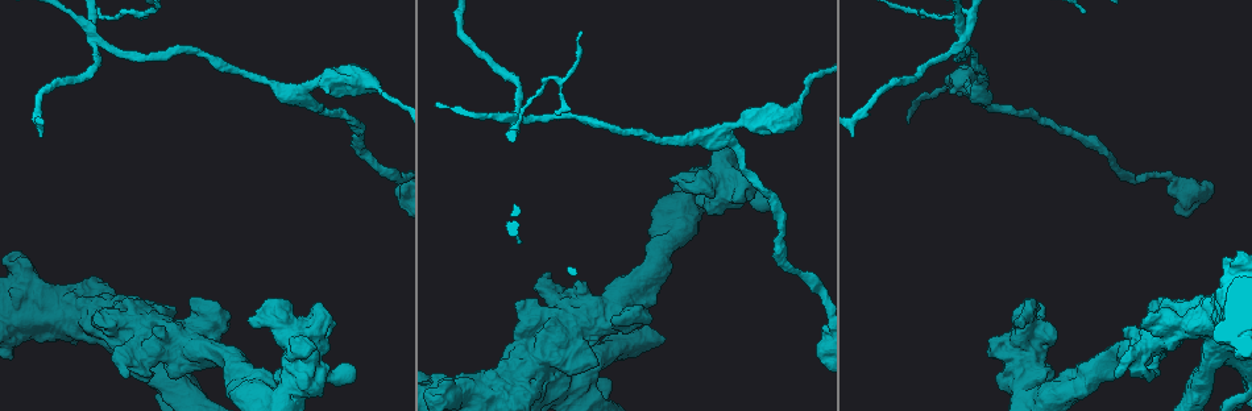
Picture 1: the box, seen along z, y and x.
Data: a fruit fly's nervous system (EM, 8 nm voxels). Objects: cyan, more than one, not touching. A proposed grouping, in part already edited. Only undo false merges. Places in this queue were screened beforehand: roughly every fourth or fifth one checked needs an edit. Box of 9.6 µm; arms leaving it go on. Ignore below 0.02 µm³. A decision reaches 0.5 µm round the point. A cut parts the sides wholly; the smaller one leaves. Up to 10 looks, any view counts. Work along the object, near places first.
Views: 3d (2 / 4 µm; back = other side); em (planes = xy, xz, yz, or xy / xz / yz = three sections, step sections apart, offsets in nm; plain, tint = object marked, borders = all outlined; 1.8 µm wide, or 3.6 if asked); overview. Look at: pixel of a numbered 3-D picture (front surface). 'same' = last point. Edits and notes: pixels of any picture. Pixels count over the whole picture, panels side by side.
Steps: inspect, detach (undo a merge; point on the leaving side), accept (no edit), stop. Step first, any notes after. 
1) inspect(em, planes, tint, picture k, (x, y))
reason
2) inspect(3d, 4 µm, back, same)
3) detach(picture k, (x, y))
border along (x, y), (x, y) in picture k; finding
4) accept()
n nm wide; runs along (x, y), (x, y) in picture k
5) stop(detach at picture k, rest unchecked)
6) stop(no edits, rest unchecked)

inspect(em, planes, tint, picture 1, (725, 135))
sudden change in width

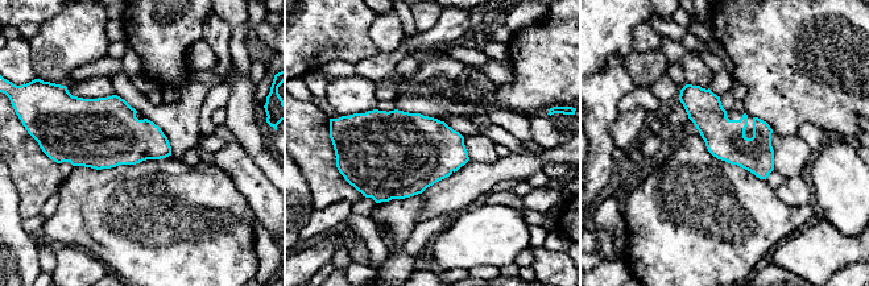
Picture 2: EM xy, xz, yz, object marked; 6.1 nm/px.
accept()
all the same cell

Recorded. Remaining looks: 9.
inspect(3d, 2 µm, picture 1, (959, 45))
four arms meet

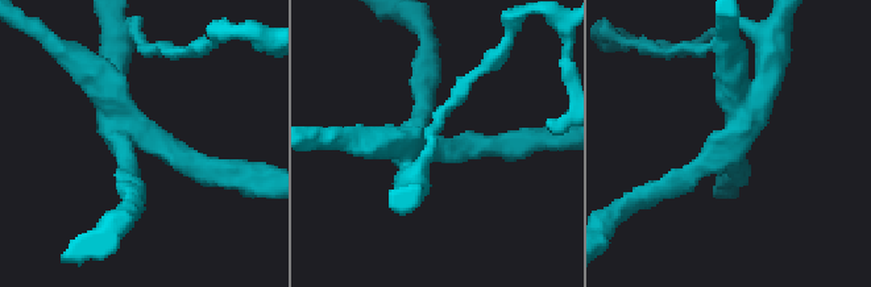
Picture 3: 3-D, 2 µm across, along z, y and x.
inspect(em, planes, tint, picture 3, (738, 138))
shape alone is not enough

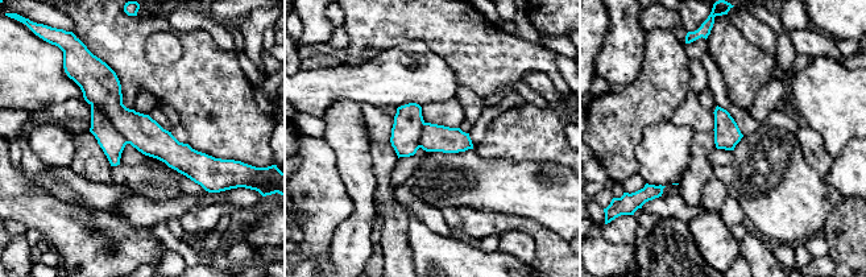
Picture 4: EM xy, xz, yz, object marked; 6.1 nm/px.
accept()
160 nm wide; runs along (82, 82), (129, 127), (211, 165) in picture 4; continuous, no second cell

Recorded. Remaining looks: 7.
inspect(3d, 4 µm, picture 1, (294, 382))
sharp bend

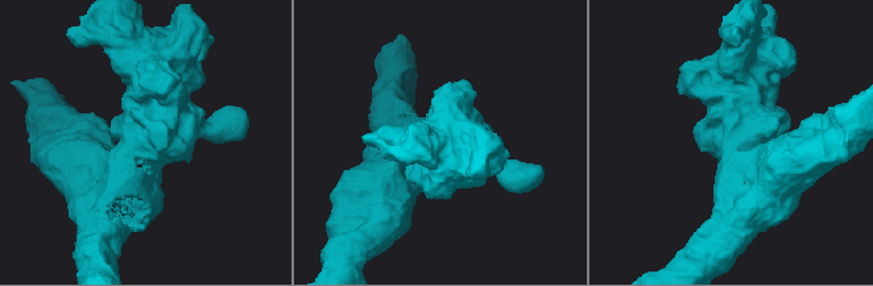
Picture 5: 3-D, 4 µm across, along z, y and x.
inspect(em, 3.6 µm, planes, borders, picture 5, (741, 137))

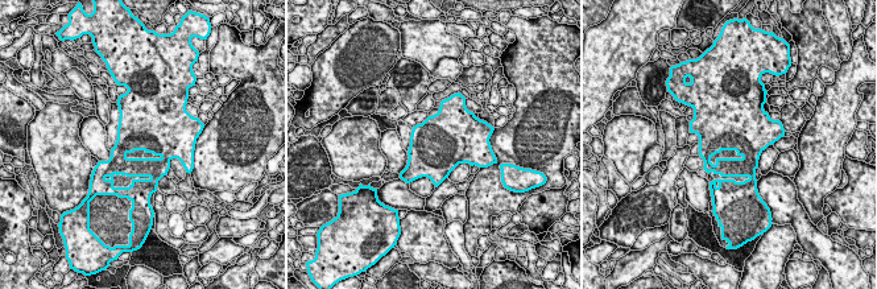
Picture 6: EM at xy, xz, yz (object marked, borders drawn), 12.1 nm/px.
accept()
all the same cell

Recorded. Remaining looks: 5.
inspect(em, 3.6 µm, planes, tint, picture 1, (617, 310))

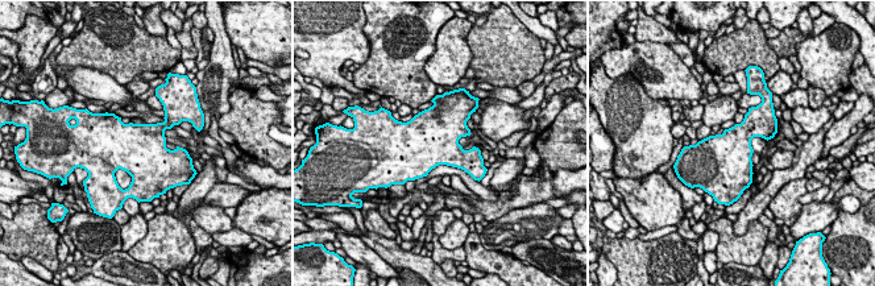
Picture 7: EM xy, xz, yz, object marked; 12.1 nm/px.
accept()
one cell here

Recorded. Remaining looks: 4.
stop(no edits, rest unchecked)

